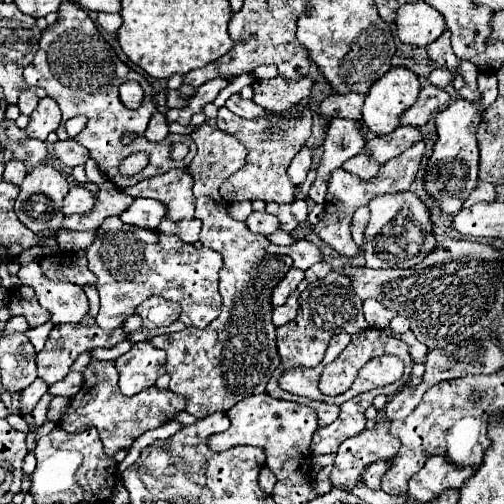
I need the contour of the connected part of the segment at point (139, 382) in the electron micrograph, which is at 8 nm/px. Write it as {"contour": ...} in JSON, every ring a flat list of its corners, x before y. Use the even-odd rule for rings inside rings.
{"contour":[[149,341,135,343,131,351,115,359,119,371,119,389,125,395,135,395,151,387,165,373,165,351,153,349]]}

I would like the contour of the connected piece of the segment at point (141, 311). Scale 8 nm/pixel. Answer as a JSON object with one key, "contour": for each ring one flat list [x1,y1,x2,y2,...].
{"contour":[[151,297,145,303,141,303,135,313,141,315,143,329,153,329,153,327,167,327,169,323,173,323,179,317,181,307,163,297]]}

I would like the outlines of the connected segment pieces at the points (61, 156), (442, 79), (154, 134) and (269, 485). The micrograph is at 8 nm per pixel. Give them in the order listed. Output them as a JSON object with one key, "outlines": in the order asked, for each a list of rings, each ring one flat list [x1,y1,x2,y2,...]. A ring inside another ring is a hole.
{"outlines":[[[67,139,67,141,57,141,53,143,55,155,61,163,65,163,67,167,75,167,75,165,83,165,89,159,89,151,85,151,85,147,77,145,75,141]],[[435,69,431,75,429,75,429,81,435,85,435,87,447,87,447,85,451,85,451,81,453,81,453,75,451,75,451,71,449,69]],[[157,111,157,113,151,117,149,125,147,125,147,133,145,133,145,137,147,137,151,143,159,143,159,141,163,141,167,135,169,135,167,121,165,121,163,113]],[[263,467,261,473,259,473,259,485,261,485,261,489,263,489,267,495,271,495,275,483,277,483,277,481,273,479,273,473,271,473,267,467]]]}

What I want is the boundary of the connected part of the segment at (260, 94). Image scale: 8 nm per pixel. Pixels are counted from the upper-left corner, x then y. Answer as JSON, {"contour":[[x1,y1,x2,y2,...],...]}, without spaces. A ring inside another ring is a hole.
{"contour":[[283,77,253,81,253,101,267,111,285,111,291,109,301,99,311,95,313,81,303,77,299,81,287,81]]}

